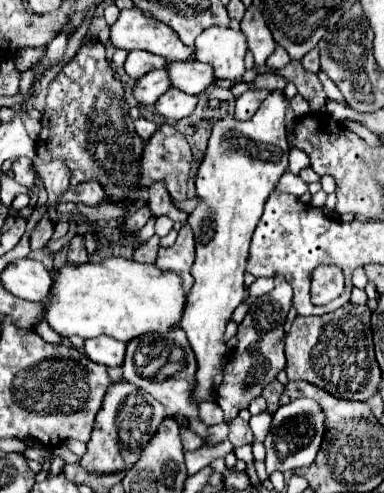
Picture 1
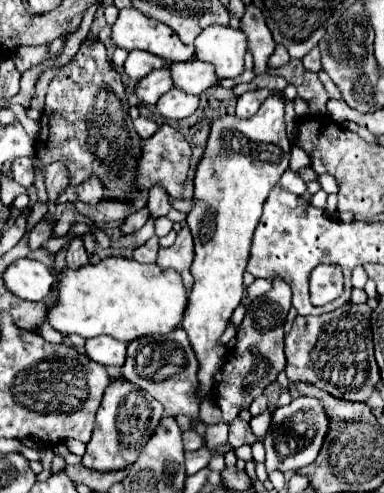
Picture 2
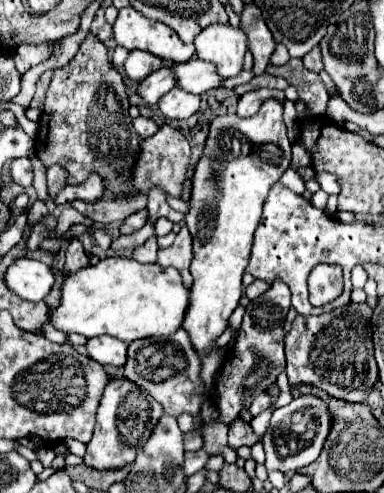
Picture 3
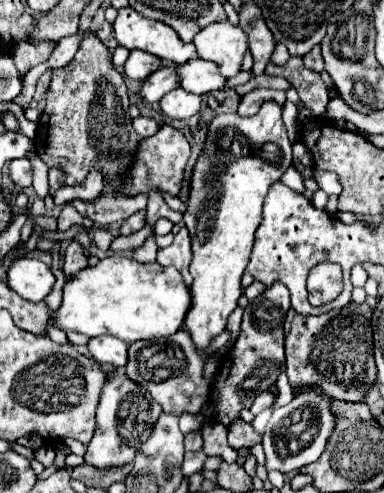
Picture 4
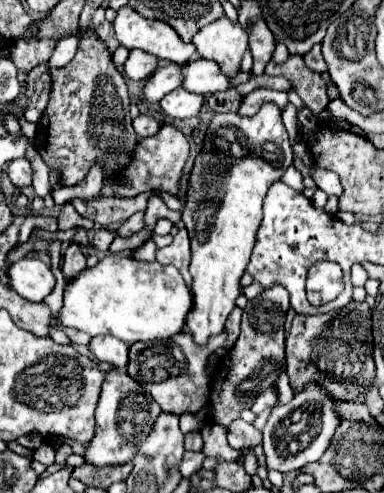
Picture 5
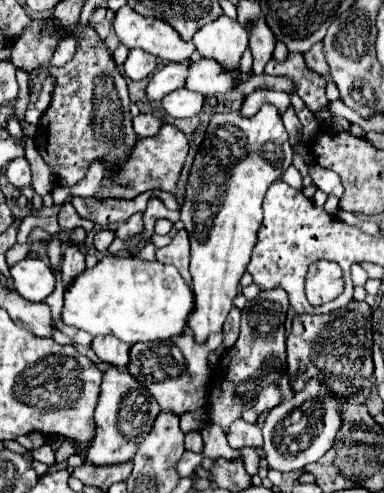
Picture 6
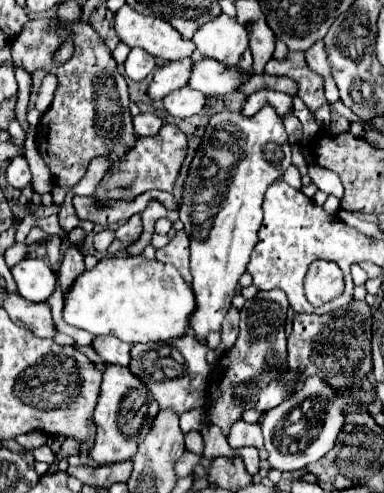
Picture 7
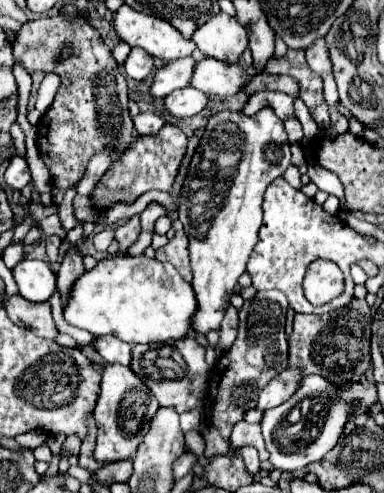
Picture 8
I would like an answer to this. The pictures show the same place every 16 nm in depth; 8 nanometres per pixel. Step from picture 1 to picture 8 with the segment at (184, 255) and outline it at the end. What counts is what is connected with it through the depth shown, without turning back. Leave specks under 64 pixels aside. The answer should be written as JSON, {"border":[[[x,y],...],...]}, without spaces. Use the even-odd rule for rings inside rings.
{"border":[[[182,230],[176,232],[176,236],[166,246],[156,250],[156,258],[160,262],[170,262],[172,266],[176,266],[176,270],[182,274],[182,278],[186,282],[192,282],[190,256],[188,256],[188,238]]]}

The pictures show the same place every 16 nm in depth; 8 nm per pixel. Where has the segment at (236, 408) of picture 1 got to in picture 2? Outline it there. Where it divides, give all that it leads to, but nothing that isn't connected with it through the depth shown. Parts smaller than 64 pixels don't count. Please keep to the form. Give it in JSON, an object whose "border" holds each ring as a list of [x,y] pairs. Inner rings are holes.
{"border":[[[276,278],[272,290],[248,304],[236,336],[238,342],[222,366],[222,380],[214,392],[214,404],[222,410],[222,422],[230,424],[240,414],[240,410],[248,408],[252,400],[260,396],[264,388],[272,384],[284,370],[284,320],[290,310],[290,298],[290,286],[284,280]]]}

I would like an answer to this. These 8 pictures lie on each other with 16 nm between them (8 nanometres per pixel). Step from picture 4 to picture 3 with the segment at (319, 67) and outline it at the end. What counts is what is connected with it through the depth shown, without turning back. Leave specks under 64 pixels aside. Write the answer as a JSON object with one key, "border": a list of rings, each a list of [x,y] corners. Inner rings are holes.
{"border":[[[316,46],[312,52],[308,52],[308,56],[304,56],[302,60],[304,60],[304,66],[306,66],[308,70],[322,72],[322,68],[324,68],[324,64],[322,64],[322,56],[320,56],[320,48],[318,48],[318,46]]]}

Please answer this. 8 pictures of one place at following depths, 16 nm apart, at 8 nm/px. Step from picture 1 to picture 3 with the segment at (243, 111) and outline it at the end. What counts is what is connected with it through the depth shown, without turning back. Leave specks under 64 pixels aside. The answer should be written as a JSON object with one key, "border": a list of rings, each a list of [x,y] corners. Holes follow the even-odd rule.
{"border":[[[268,88],[252,90],[252,92],[248,92],[248,94],[244,94],[244,96],[240,98],[236,114],[238,114],[238,116],[242,116],[242,118],[254,116],[254,114],[258,112],[258,108],[262,106],[262,102],[264,102],[264,100],[270,100],[270,98],[280,100],[280,102],[284,102],[284,100],[286,100],[286,96],[284,96],[284,92],[282,92],[282,90],[268,90]]]}

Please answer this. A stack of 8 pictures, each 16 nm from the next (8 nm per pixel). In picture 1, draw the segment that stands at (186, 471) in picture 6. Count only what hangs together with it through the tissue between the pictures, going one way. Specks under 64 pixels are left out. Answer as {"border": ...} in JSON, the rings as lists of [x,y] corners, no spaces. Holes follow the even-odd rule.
{"border":[[[226,440],[226,442],[218,444],[216,448],[214,446],[202,446],[202,448],[194,450],[194,452],[186,452],[186,470],[192,476],[198,470],[206,468],[214,458],[224,458],[226,452],[232,452],[232,450],[234,450],[234,446]]]}

